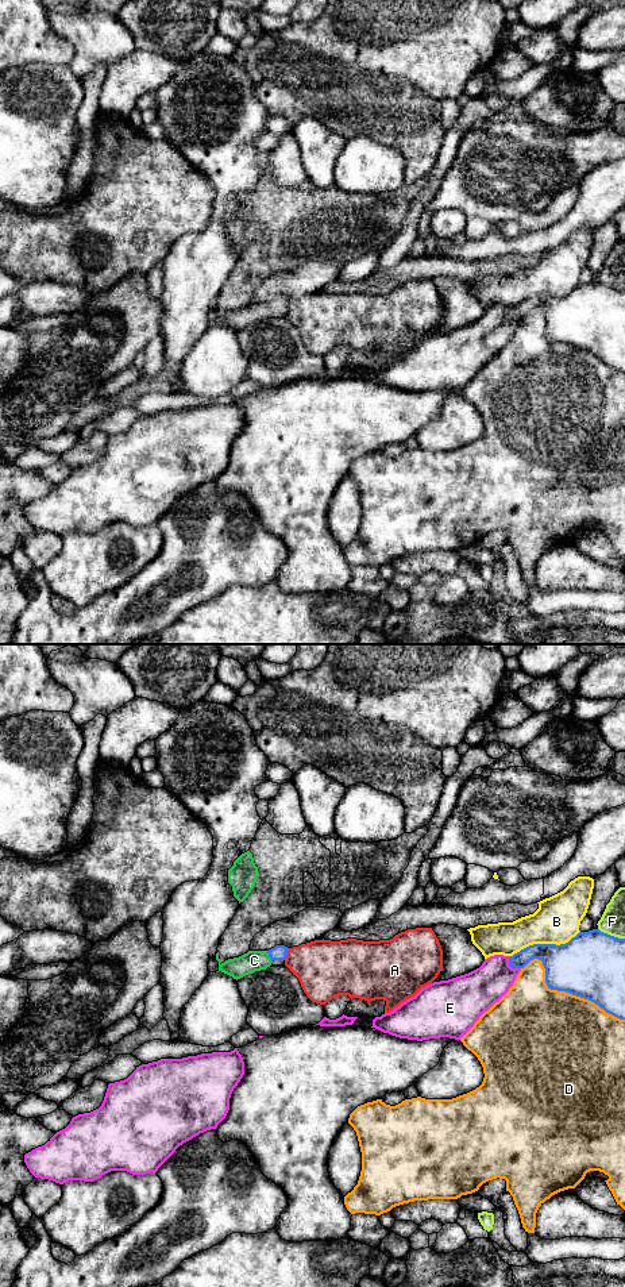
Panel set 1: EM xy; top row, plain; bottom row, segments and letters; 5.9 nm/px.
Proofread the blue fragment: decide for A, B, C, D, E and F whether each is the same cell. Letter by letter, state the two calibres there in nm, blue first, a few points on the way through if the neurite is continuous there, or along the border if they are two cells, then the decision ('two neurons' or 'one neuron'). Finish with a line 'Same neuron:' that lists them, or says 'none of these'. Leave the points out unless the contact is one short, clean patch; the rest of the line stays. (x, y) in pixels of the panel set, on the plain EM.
A: 90 nm thick on the blue side, 340 nm on the other; two neurons
B: 320 nm thick on the blue side, 280 nm on the other; two neurons
C: 90 nm thick on the blue side, 130 nm on the other; runs through xy (280, 304), (269, 307), (254, 312); one neuron
D: 400 nm thick on the blue side, 480 nm on the other; two neurons
E: 140 nm thick on the blue side, 240 nm on the other; two neurons
F: 400 nm thick on the blue side, 140 nm on the other; two neurons
Same neuron: C

